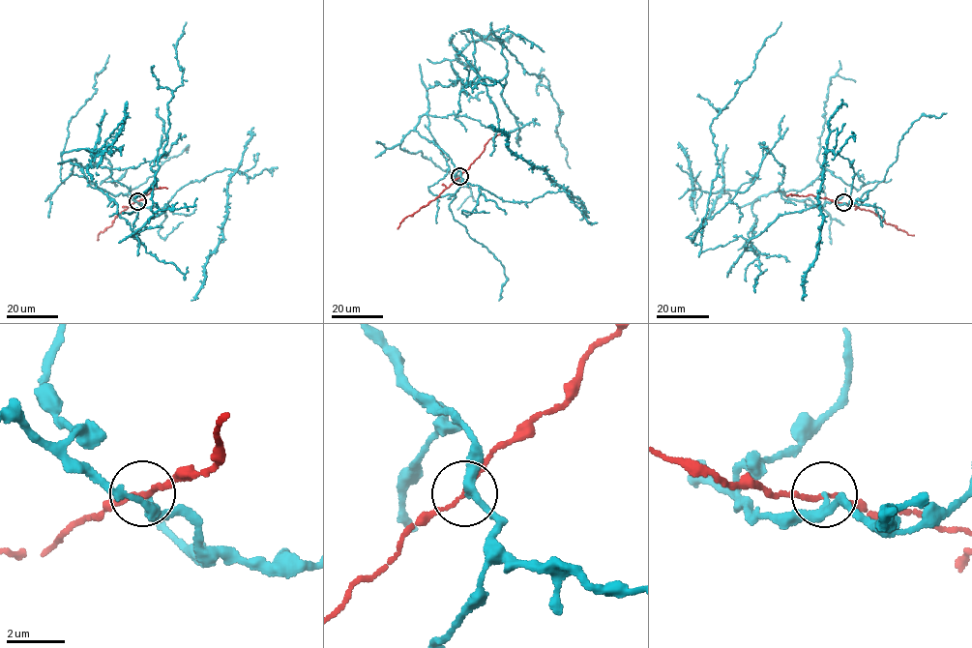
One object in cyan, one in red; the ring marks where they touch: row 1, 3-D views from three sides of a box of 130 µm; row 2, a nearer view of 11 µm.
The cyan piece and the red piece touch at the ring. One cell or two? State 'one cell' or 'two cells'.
two cells

